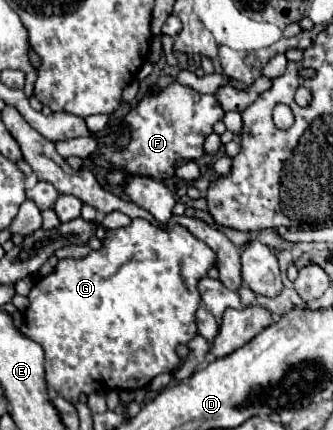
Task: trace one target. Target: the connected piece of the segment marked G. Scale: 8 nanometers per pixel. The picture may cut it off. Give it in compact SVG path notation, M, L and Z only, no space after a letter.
M134 219L130 227L110 229L106 241L98 251L84 259L62 259L58 267L38 279L28 295L30 307L26 309L20 331L42 345L46 353L46 381L48 387L76 403L82 393L106 393L114 389L136 391L160 373L172 373L182 359L176 347L196 335L196 309L200 307L198 281L204 279L210 267L216 265L216 251L204 241L196 239L180 225L164 229L144 219Z

